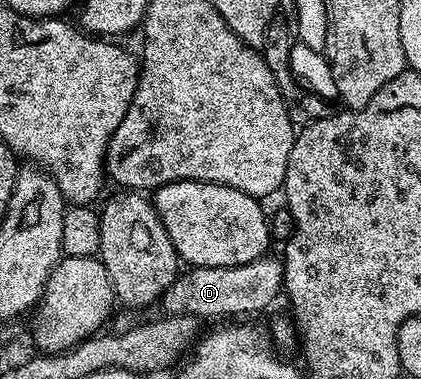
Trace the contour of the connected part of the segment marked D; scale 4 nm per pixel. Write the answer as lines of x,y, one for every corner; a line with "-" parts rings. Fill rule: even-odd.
264,256
253,260
249,264
241,264
240,266
218,266
217,268
209,268
208,266
197,266
188,269
186,272
180,273
179,277
175,279
175,283
170,286
164,293
161,299
161,307
163,306
162,313
170,316
173,314
190,314
192,318
196,320
202,320
202,318
219,318
215,320
223,320
226,314
239,314
235,316
251,316
247,314
259,314
275,297
280,297
281,291
283,290
283,263
278,257
271,258
272,256

